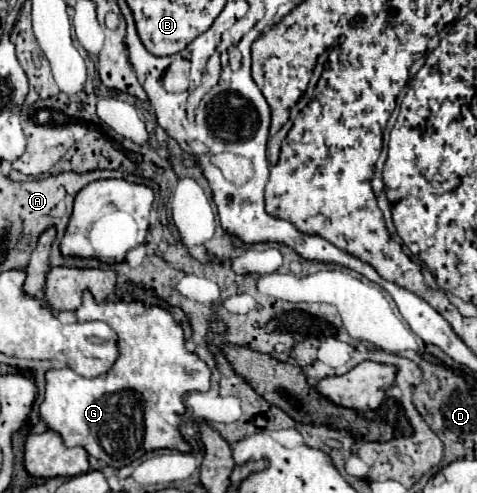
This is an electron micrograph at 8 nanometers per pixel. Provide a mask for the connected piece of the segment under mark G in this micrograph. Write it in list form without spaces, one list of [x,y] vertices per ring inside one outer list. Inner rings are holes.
[[[83,293],[83,303],[75,311],[77,321],[105,321],[117,333],[119,357],[115,365],[93,379],[77,375],[73,369],[51,369],[45,375],[45,399],[39,417],[59,433],[67,447],[83,447],[89,457],[121,469],[157,449],[189,451],[177,425],[185,413],[181,397],[187,391],[207,391],[211,371],[193,353],[187,353],[183,329],[169,311],[145,307],[143,303],[95,303],[91,293]]]

